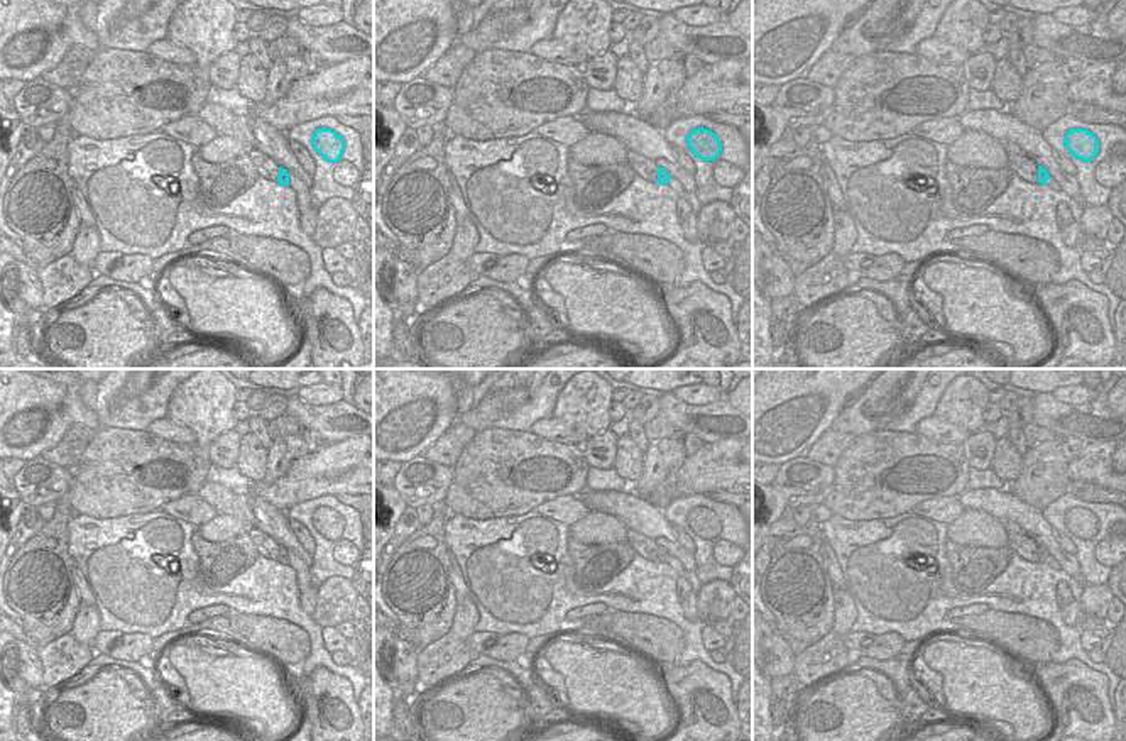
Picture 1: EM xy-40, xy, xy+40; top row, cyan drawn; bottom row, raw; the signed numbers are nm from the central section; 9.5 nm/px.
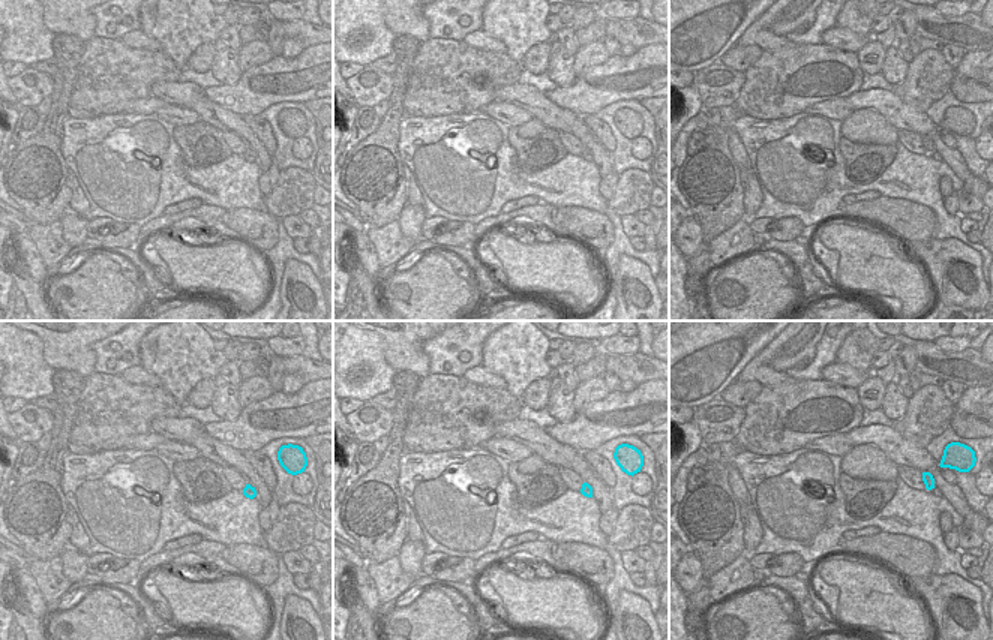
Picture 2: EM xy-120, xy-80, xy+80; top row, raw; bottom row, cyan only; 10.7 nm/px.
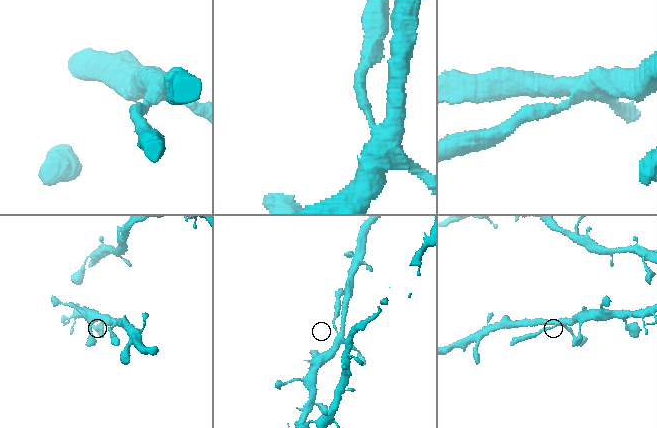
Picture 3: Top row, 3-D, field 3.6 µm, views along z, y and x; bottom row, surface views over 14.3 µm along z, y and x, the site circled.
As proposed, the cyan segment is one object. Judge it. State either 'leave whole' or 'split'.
split

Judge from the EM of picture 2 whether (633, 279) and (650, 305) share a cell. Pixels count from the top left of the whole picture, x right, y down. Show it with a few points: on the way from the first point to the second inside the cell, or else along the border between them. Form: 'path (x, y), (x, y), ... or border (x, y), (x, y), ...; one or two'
path (641, 287), (651, 297); one

